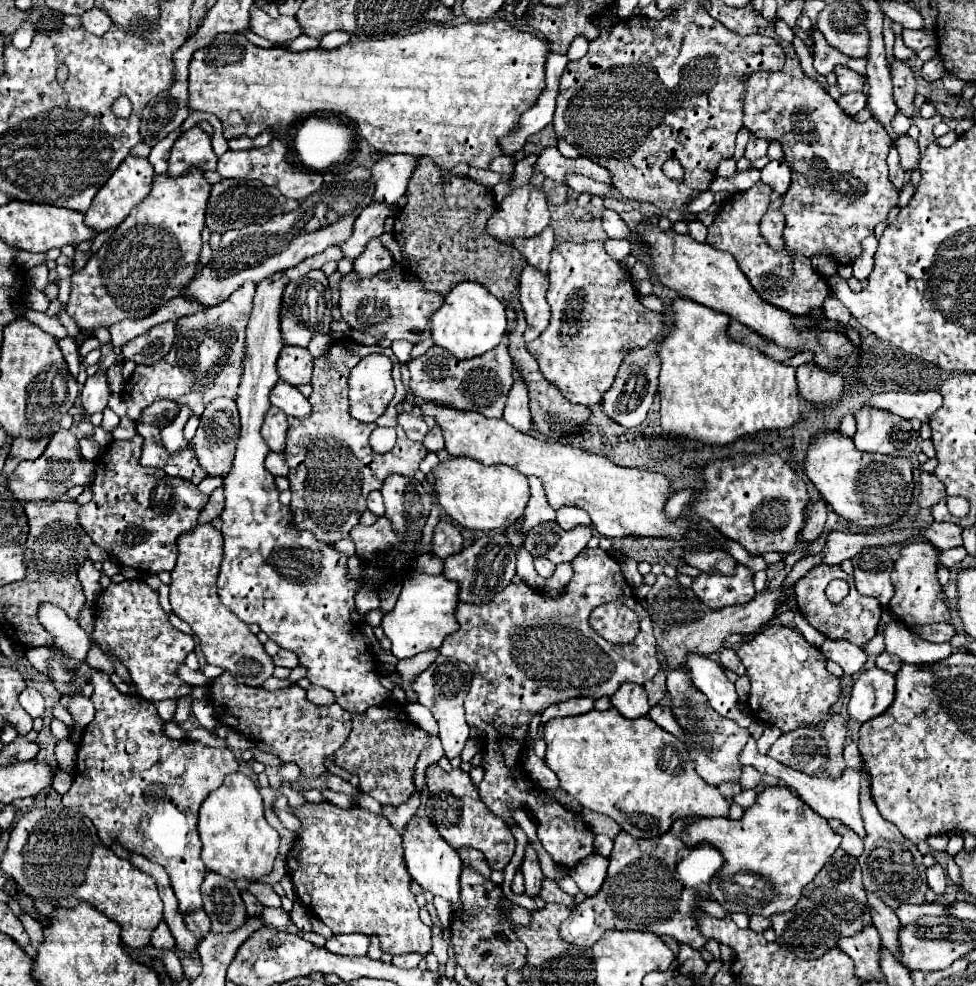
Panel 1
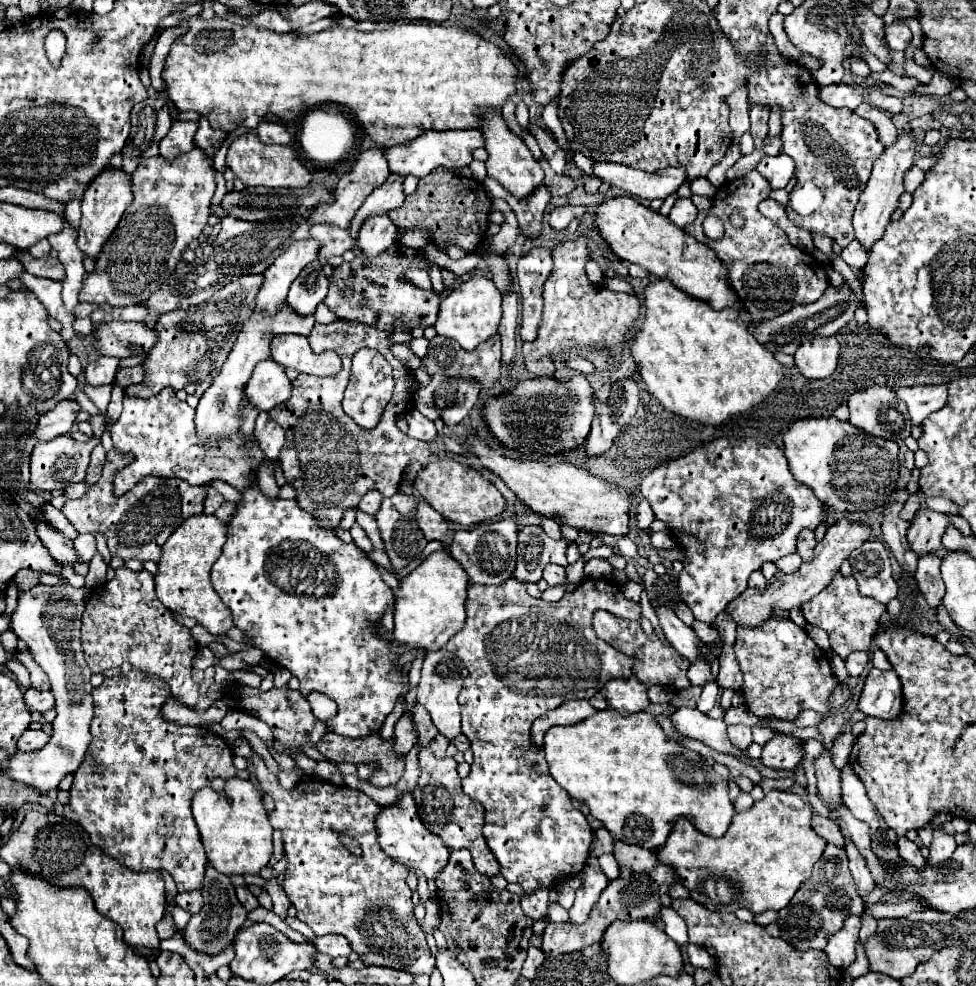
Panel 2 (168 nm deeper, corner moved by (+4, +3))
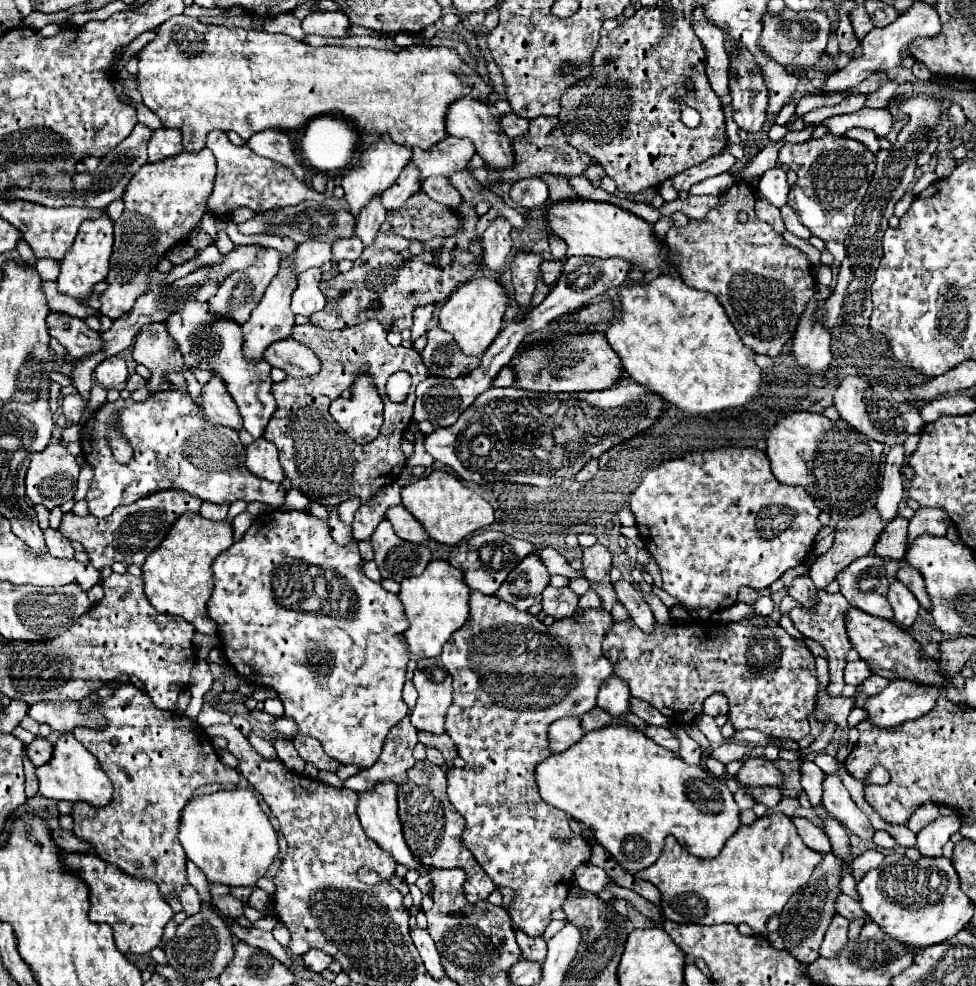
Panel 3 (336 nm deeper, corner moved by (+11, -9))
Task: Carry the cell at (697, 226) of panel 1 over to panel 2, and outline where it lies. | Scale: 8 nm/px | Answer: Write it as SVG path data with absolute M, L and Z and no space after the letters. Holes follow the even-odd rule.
M678 199L678 201L674 203L668 219L670 219L674 225L678 225L678 227L684 229L684 227L688 227L688 225L694 223L696 215L698 215L698 209L694 207L694 203L692 203L690 199Z

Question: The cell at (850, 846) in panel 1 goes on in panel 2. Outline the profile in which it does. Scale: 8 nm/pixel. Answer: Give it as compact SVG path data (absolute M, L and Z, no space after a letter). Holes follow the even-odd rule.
M814 815L812 827L814 827L814 831L816 831L822 839L826 839L828 843L832 843L832 845L836 845L836 847L844 847L844 835L840 833L840 827L838 827L832 819Z

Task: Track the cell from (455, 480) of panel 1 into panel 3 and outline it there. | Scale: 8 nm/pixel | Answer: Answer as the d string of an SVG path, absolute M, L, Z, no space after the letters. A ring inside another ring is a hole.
M431 471L429 475L411 481L401 489L401 499L401 505L425 527L429 539L443 545L457 545L469 533L495 521L493 507L479 493L465 487L455 475L447 471Z

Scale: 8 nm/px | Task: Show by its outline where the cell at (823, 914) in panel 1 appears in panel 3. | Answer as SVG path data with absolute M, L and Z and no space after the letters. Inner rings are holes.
M833 853L823 855L823 861L815 867L809 883L805 887L801 887L789 899L783 913L779 915L779 919L781 919L779 935L783 937L785 947L797 961L801 961L805 965L813 963L813 959L819 957L821 939L829 927L829 919L835 915L835 899L839 895L839 879L841 879L841 859L837 859Z

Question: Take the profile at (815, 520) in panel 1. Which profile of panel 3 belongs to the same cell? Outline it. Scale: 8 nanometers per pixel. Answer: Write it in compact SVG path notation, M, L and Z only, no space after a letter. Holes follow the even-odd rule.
M797 577L793 581L793 585L789 587L789 595L803 607L803 609L813 609L813 605L817 603L817 587L813 585L811 577Z

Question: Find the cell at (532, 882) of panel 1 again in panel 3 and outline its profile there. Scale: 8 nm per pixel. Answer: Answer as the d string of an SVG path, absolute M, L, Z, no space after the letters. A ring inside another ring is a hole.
M515 931L517 935L517 943L521 947L521 957L525 961L535 961L535 963L545 963L545 955L547 955L547 943L541 939L529 939L529 935L525 935L523 931Z

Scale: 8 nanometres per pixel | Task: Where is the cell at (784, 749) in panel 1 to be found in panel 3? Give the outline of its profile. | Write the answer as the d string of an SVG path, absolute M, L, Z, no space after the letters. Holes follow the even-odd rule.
M747 759L737 773L737 781L747 787L779 787L783 783L783 775L767 759Z

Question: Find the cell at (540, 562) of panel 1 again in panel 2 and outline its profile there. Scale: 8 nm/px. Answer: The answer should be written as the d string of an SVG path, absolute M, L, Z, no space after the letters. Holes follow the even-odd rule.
M550 563L550 565L544 567L544 575L542 577L548 581L548 585L558 585L558 583L564 583L566 581L564 567L554 565L554 563Z

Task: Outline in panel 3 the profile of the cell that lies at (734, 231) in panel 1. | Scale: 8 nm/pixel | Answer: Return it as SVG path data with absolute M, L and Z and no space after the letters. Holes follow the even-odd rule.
M737 181L727 193L721 195L719 207L711 209L703 219L689 219L685 227L671 227L665 243L669 245L669 261L677 269L681 279L689 287L713 293L719 299L741 341L755 353L777 357L783 351L785 343L793 337L797 319L805 303L813 297L815 277L807 255L789 245L783 235L779 235L773 227L769 227L769 223L761 221L753 213L755 199L755 189L743 181ZM739 213L747 215L745 223L739 221Z

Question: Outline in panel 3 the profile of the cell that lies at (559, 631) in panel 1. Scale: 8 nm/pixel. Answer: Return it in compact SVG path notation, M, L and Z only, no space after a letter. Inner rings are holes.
M479 591L471 593L469 605L471 605L471 613L469 613L467 623L463 625L463 631L459 629L455 635L451 635L451 639L445 643L443 653L441 653L441 661L443 661L445 669L451 673L453 689L455 689L453 703L445 715L445 733L453 739L459 757L465 759L465 767L461 771L447 771L447 795L449 795L449 801L453 803L453 807L465 817L465 831L461 835L465 847L473 853L477 863L485 869L485 873L493 879L493 883L497 887L511 887L515 891L515 897L513 897L511 905L507 907L507 913L511 917L511 925L515 929L521 929L529 937L539 937L545 933L545 929L551 921L551 911L561 907L561 903L571 887L573 871L577 869L577 865L589 861L591 847L587 845L587 841L583 837L579 837L571 831L571 827L567 823L567 815L561 809L555 809L541 799L541 795L537 791L537 781L535 781L535 767L541 763L541 759L547 759L551 755L549 741L547 741L549 725L561 717L581 717L587 711L591 711L595 707L595 697L597 697L601 681L607 679L609 675L613 675L613 665L601 653L601 639L607 633L607 629L613 625L613 619L603 609L589 609L589 611L581 611L577 615L577 619L575 617L563 619L561 623L555 621L553 625L547 627L537 617L533 617L529 613L521 613L515 607L509 607L509 603L501 603L501 599L497 599L495 595L483 595Z

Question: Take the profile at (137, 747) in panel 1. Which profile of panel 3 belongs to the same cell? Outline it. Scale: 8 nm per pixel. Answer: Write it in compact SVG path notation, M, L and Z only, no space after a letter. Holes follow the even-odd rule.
M131 683L117 685L115 693L107 699L103 699L101 705L93 703L89 697L81 701L83 711L99 709L109 725L103 731L89 731L85 727L73 731L75 739L87 747L91 755L97 757L103 771L113 779L113 803L109 807L87 807L87 803L75 803L73 805L73 821L75 829L73 833L79 839L85 839L93 845L95 853L105 859L111 865L117 865L121 871L137 877L137 879L149 879L159 885L159 891L163 897L167 897L171 891L179 893L179 889L187 883L185 879L185 851L179 843L179 817L183 807L187 805L191 793L207 783L227 783L237 785L240 773L236 768L223 765L219 755L215 755L215 749L211 745L211 737L205 733L203 727L199 727L195 721L191 721L183 713L163 711L157 709L151 703L151 697L139 691Z

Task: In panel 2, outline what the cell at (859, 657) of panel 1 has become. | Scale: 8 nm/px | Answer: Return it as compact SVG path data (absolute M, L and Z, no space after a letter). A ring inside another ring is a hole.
M862 651L850 653L850 655L846 657L846 669L848 669L848 673L850 673L852 677L858 677L858 675L866 669L866 665L868 665L868 655L862 653Z

